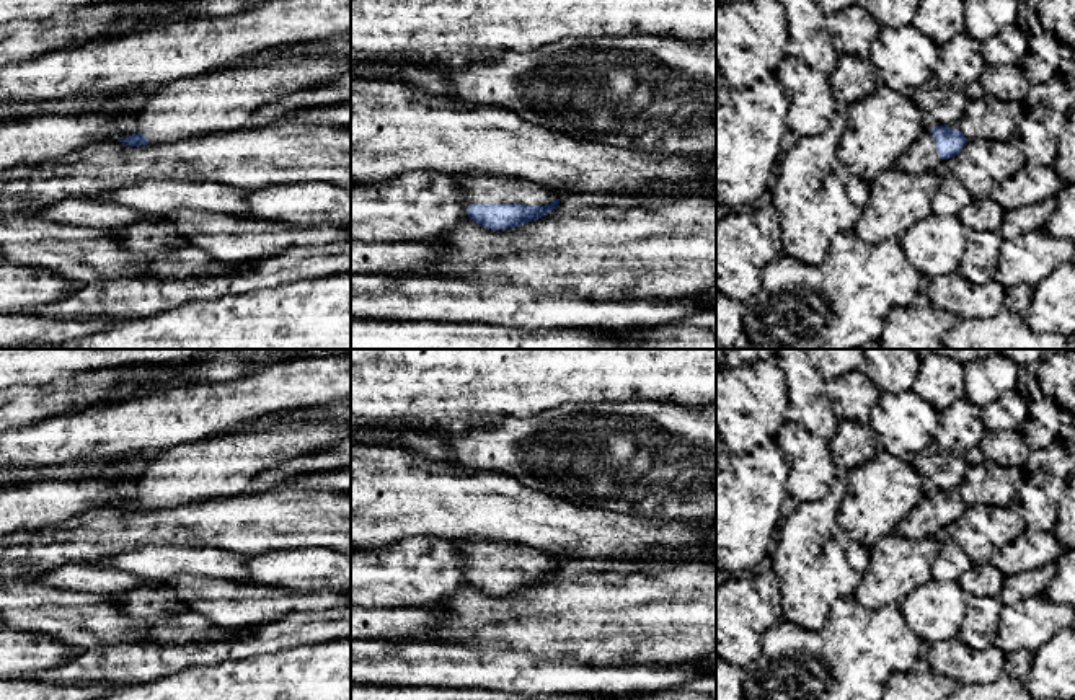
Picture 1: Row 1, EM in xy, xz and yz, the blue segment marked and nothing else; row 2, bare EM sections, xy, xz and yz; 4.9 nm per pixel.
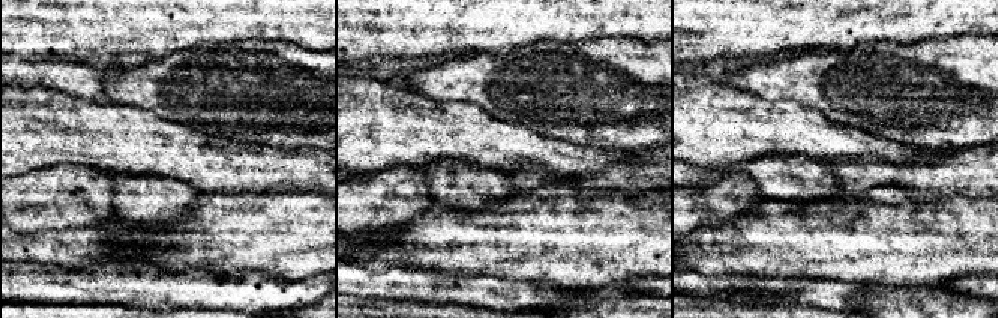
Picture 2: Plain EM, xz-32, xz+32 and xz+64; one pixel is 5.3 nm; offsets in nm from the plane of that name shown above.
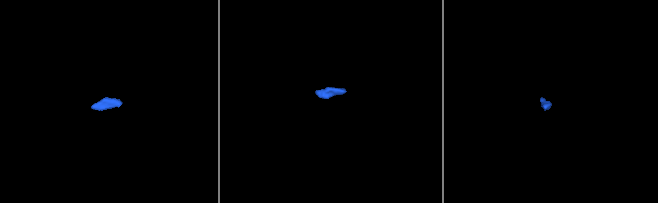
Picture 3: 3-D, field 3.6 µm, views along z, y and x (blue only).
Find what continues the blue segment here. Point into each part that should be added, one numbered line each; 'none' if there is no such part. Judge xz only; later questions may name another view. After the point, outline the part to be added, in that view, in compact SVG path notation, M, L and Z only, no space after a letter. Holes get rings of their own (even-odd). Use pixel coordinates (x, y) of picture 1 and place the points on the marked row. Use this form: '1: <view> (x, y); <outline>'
1: xz (477, 188); M467 173L453 175L463 202L471 204L525 204L548 206L555 201L553 194L537 184L515 178L498 178L493 175Z

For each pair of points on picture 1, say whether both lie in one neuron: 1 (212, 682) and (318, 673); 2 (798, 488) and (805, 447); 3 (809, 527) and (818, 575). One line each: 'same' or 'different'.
1: same
2: same
3: same

